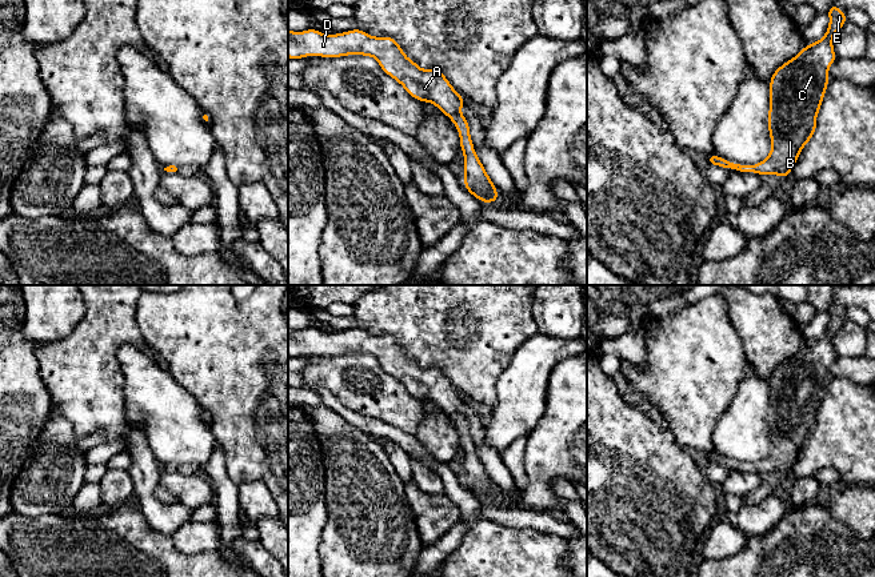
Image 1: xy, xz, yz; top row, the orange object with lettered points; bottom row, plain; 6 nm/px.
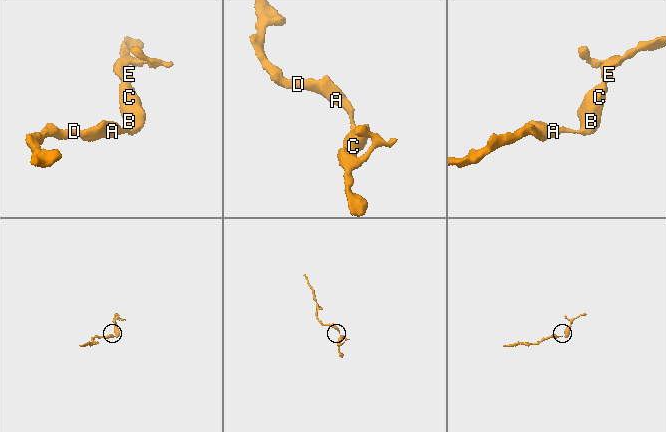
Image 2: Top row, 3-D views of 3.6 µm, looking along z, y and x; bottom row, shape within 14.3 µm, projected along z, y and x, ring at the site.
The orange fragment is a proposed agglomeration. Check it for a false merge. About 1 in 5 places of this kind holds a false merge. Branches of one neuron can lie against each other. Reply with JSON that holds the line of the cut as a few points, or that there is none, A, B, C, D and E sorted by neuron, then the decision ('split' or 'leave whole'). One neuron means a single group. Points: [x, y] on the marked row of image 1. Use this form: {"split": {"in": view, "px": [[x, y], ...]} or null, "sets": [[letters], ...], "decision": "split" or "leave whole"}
{"split": null, "sets": [["A", "B", "C", "D", "E"]], "decision": "leave whole"}

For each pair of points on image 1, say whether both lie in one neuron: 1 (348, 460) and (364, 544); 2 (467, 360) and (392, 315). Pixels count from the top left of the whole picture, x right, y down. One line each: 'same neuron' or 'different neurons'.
1: same neuron
2: same neuron

